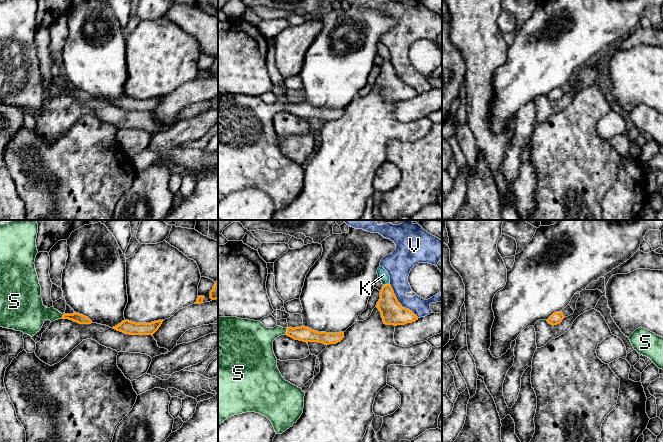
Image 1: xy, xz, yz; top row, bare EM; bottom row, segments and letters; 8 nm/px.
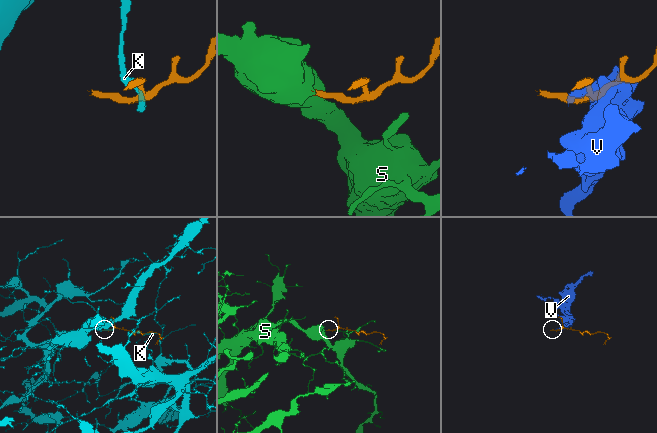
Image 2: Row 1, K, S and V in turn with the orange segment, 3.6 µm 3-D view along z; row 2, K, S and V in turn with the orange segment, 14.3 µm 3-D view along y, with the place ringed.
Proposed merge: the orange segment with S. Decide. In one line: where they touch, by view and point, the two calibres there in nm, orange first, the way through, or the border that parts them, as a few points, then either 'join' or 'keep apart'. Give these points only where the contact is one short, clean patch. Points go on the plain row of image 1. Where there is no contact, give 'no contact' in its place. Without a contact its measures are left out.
contact xz (287, 107); calibres 120 and 240 nm; way xz (305, 110), (287, 107), (276, 107), (257, 115); join

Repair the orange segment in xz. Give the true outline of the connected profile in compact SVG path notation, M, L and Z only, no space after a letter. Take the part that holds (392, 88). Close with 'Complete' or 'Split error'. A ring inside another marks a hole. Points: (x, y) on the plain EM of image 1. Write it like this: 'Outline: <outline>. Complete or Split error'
Outline: M390 60L383 61L376 83L386 101L405 101L418 96L417 91L401 82Z. Complete

